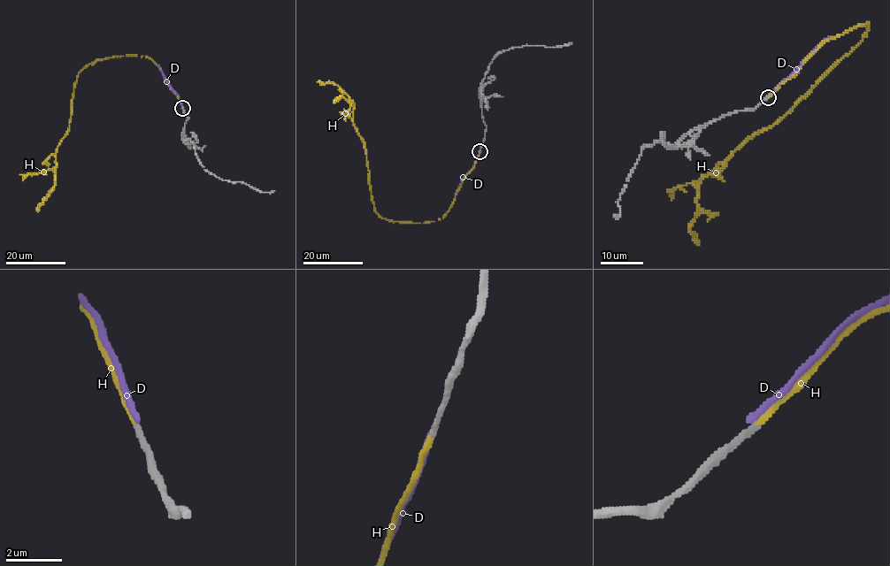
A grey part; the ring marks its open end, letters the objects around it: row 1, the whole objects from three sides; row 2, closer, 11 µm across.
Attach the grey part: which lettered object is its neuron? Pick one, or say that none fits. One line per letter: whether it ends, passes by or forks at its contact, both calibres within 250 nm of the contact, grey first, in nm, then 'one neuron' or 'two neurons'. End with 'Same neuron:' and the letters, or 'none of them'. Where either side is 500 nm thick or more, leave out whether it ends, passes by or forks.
D: it ends there; 200 nm thick on the grey side, 200 nm on the other; two neurons
H: it ends there; 200 nm thick on the grey side, 190 nm on the other; one neuron
Same neuron: H

